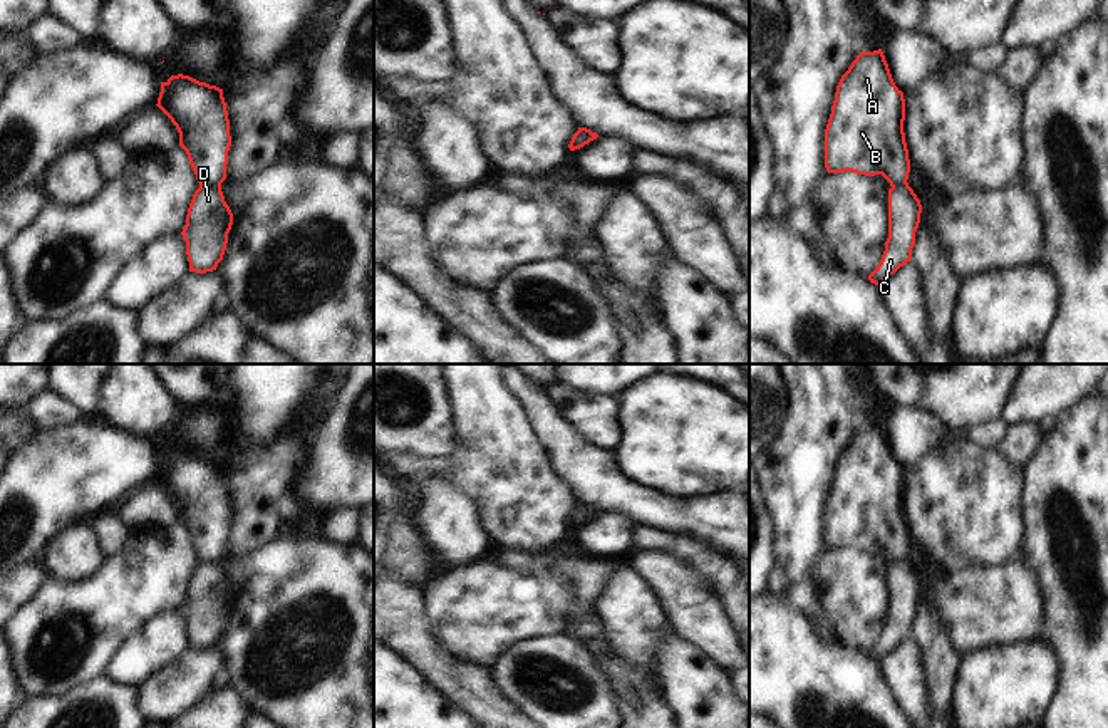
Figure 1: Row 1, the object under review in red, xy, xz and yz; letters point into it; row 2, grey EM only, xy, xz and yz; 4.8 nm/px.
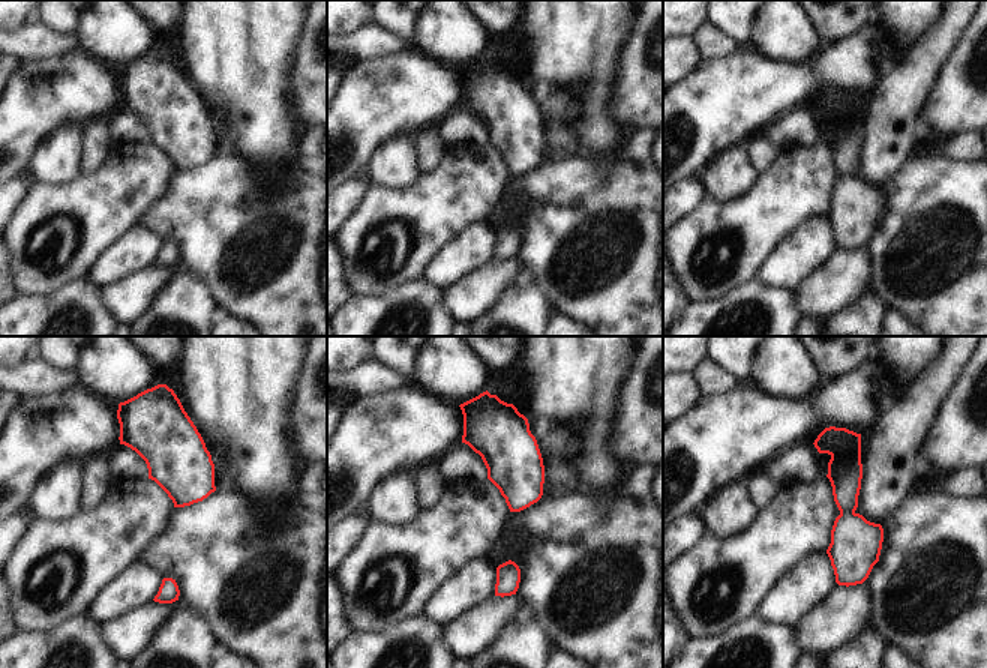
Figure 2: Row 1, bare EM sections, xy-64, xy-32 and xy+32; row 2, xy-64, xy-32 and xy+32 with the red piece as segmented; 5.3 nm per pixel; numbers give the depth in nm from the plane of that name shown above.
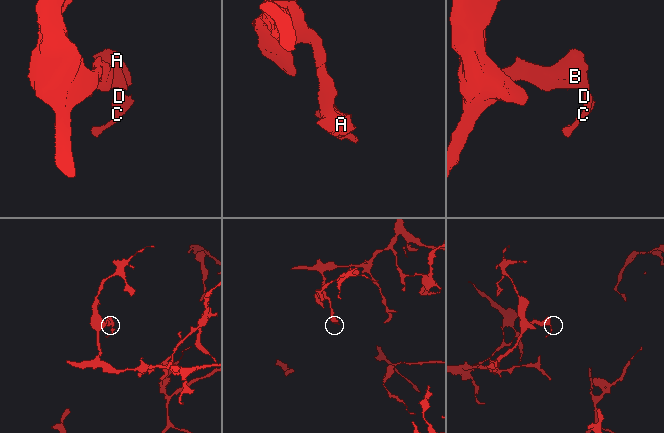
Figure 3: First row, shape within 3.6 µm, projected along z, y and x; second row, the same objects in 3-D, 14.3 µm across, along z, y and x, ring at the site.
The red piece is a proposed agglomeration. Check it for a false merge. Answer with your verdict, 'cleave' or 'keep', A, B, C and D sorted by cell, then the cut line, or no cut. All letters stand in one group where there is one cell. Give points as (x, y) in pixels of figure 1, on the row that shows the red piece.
cleave; groups A B / C D; cut xy (200, 185), (220, 187)

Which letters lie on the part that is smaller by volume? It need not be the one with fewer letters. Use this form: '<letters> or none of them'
C, D

